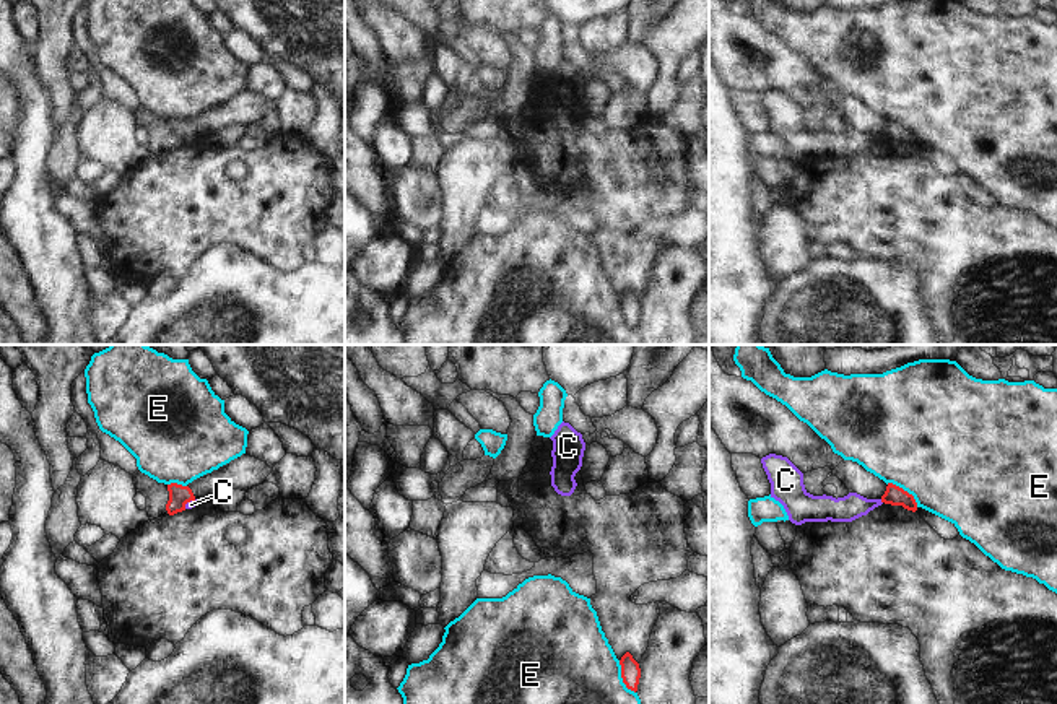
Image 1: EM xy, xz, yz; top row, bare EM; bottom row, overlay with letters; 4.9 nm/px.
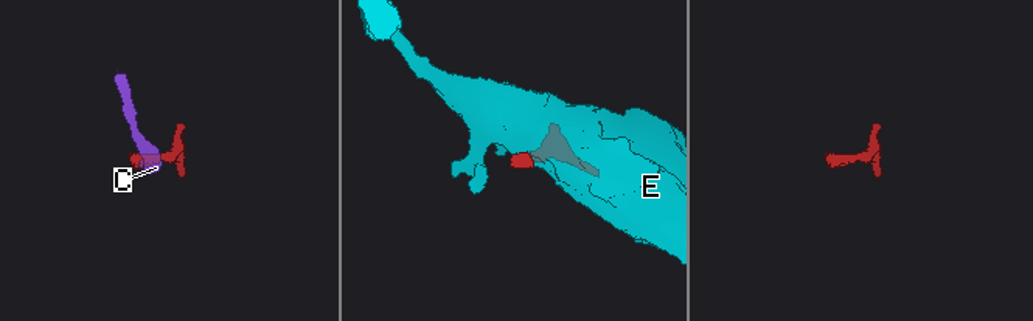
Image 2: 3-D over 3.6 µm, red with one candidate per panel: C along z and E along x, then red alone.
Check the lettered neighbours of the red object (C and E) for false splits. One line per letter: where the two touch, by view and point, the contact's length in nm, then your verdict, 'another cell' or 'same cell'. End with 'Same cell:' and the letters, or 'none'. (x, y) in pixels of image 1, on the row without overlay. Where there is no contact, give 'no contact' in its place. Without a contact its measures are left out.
C: meets red in xy at (189, 137); contact 80 nm long; another cell
E: meets red in yz at (903, 126); contact 200 nm long; another cell
Same cell: none

